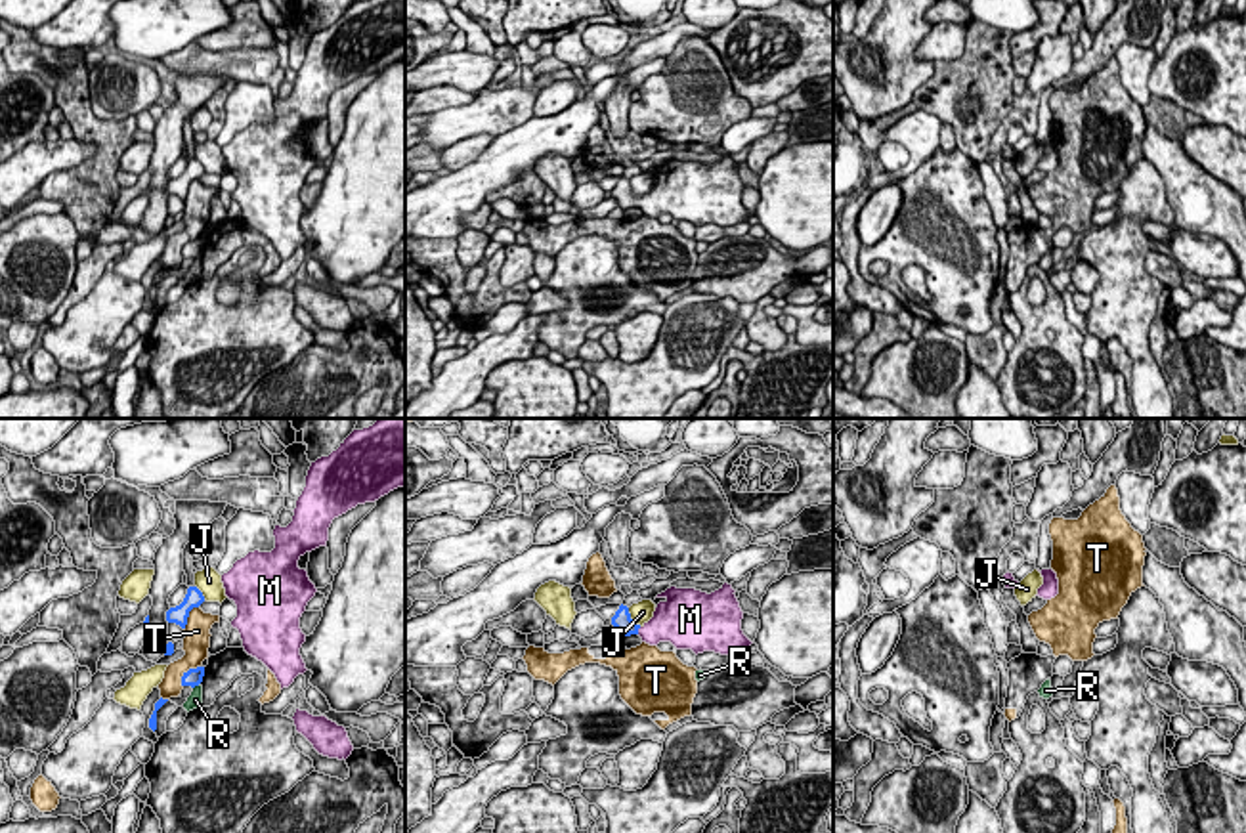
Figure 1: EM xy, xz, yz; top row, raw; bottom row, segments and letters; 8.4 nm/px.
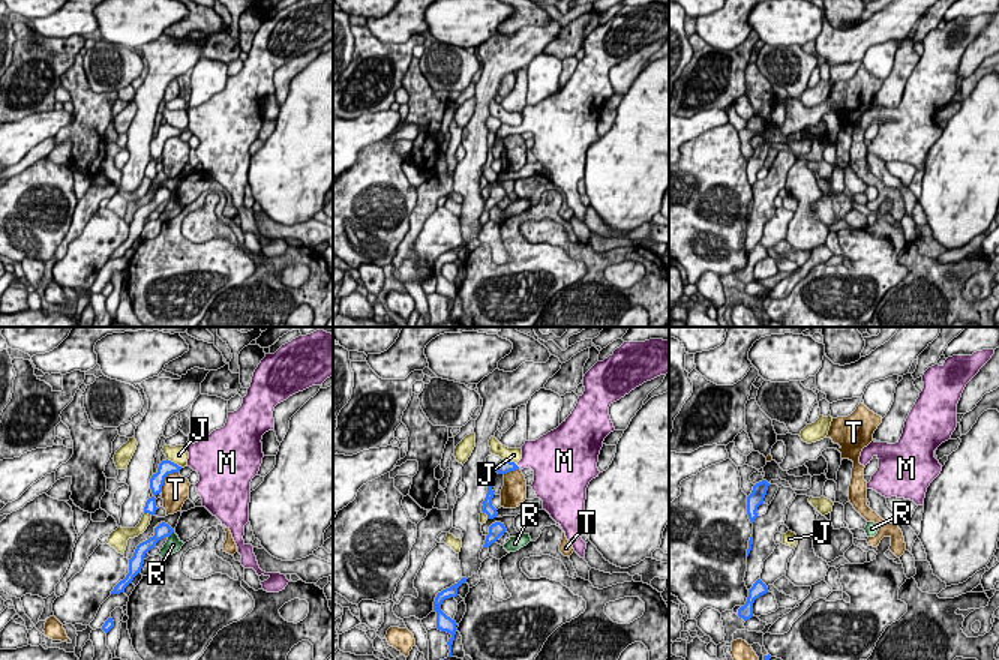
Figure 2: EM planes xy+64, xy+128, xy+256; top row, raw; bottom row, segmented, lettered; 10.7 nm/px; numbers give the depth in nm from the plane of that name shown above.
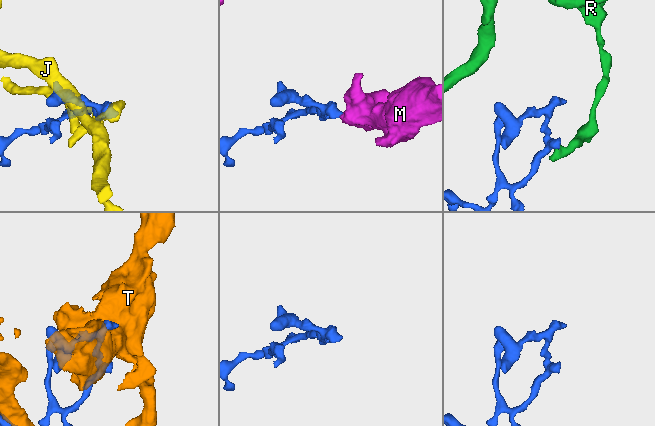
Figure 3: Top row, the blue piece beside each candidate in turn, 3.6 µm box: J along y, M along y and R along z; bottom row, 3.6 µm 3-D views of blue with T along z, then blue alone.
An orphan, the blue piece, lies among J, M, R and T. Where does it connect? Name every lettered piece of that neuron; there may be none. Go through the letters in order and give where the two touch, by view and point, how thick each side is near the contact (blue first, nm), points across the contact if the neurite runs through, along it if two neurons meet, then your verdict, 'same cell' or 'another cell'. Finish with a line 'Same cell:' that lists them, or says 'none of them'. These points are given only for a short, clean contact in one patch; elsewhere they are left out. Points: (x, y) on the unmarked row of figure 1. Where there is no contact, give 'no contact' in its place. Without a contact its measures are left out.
J: meets blue in xz at (629, 190); 160 nm thick on the blue side, 180 nm on the other; another cell
M: meets blue in xz at (637, 203); 160 nm thick on the blue side, 280 nm on the other; runs through xz (622, 192), (637, 203), (656, 203), (665, 197); same cell
R: meets blue in xy at (195, 256); 160 nm thick on the blue side, 130 nm on the other; border along xy (199, 255), (193, 260); another cell
T: meets blue in xy at (186, 245); 160 nm thick on the blue side, 220 nm on the other; another cell
Same cell: M

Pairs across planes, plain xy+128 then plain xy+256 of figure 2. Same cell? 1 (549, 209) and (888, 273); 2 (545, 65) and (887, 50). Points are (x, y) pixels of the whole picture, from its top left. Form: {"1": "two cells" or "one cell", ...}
{"1": "one cell", "2": "one cell"}

